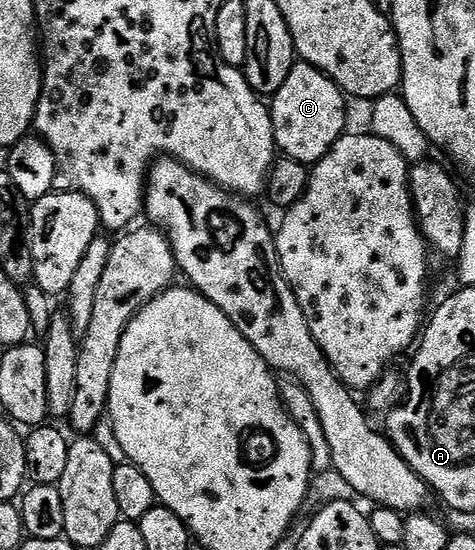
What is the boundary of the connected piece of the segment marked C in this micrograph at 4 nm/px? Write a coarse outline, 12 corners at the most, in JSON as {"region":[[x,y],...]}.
{"region":[[294,62],[271,96],[278,152],[318,163],[346,134],[347,96]]}

